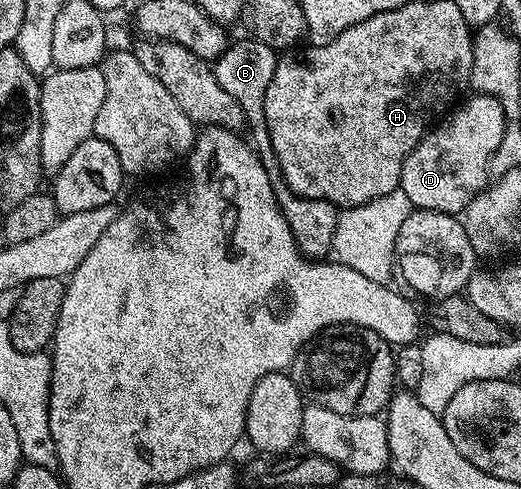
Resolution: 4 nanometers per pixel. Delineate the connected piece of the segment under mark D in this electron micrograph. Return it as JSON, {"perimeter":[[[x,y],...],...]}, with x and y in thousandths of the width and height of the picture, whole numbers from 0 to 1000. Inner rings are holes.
{"perimeter":[[[908,192],[902,198],[894,213],[879,211],[845,252],[825,260],[808,288],[789,307],[789,315],[781,315],[774,331],[768,382],[774,397],[781,397],[781,405],[793,415],[795,427],[885,438],[935,380],[935,370],[940,366],[942,315],[950,315],[950,299],[958,299],[958,288],[965,282],[969,235],[965,217],[958,217],[948,196]]]}

